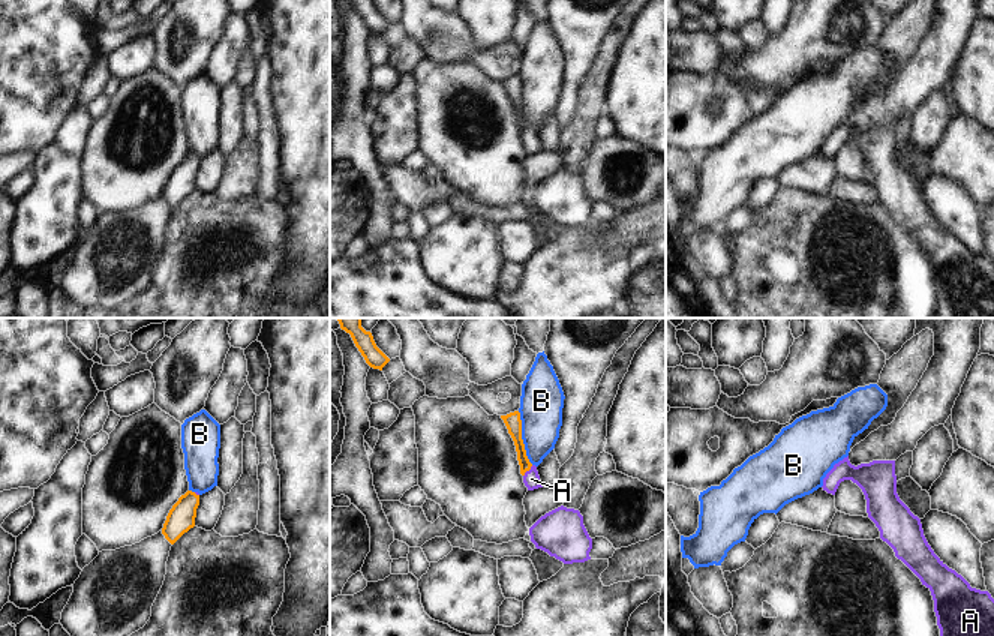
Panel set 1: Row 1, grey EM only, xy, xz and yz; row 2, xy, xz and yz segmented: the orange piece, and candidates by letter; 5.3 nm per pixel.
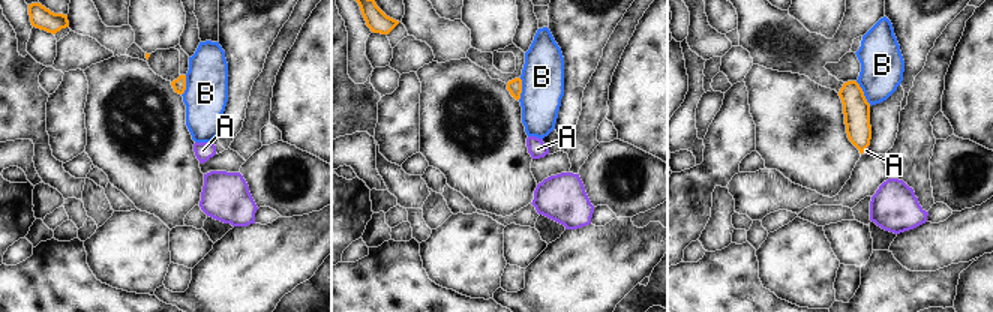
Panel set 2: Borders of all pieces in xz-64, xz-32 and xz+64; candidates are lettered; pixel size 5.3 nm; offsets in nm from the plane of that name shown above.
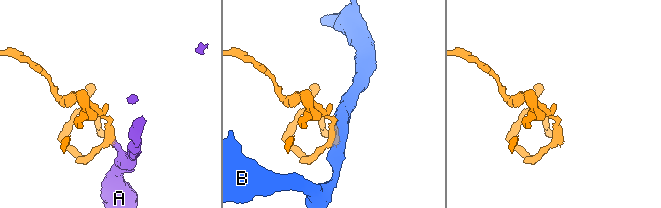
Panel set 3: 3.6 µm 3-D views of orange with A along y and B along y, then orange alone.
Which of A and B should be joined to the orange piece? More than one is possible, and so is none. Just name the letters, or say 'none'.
A

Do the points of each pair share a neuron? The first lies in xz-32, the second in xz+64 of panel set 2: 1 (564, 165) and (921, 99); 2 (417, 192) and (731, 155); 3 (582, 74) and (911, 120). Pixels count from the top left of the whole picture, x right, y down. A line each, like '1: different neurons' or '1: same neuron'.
1: different neurons
2: different neurons
3: different neurons

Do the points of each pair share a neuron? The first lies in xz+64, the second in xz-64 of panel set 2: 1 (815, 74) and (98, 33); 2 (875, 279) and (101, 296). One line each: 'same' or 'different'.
1: same
2: different

